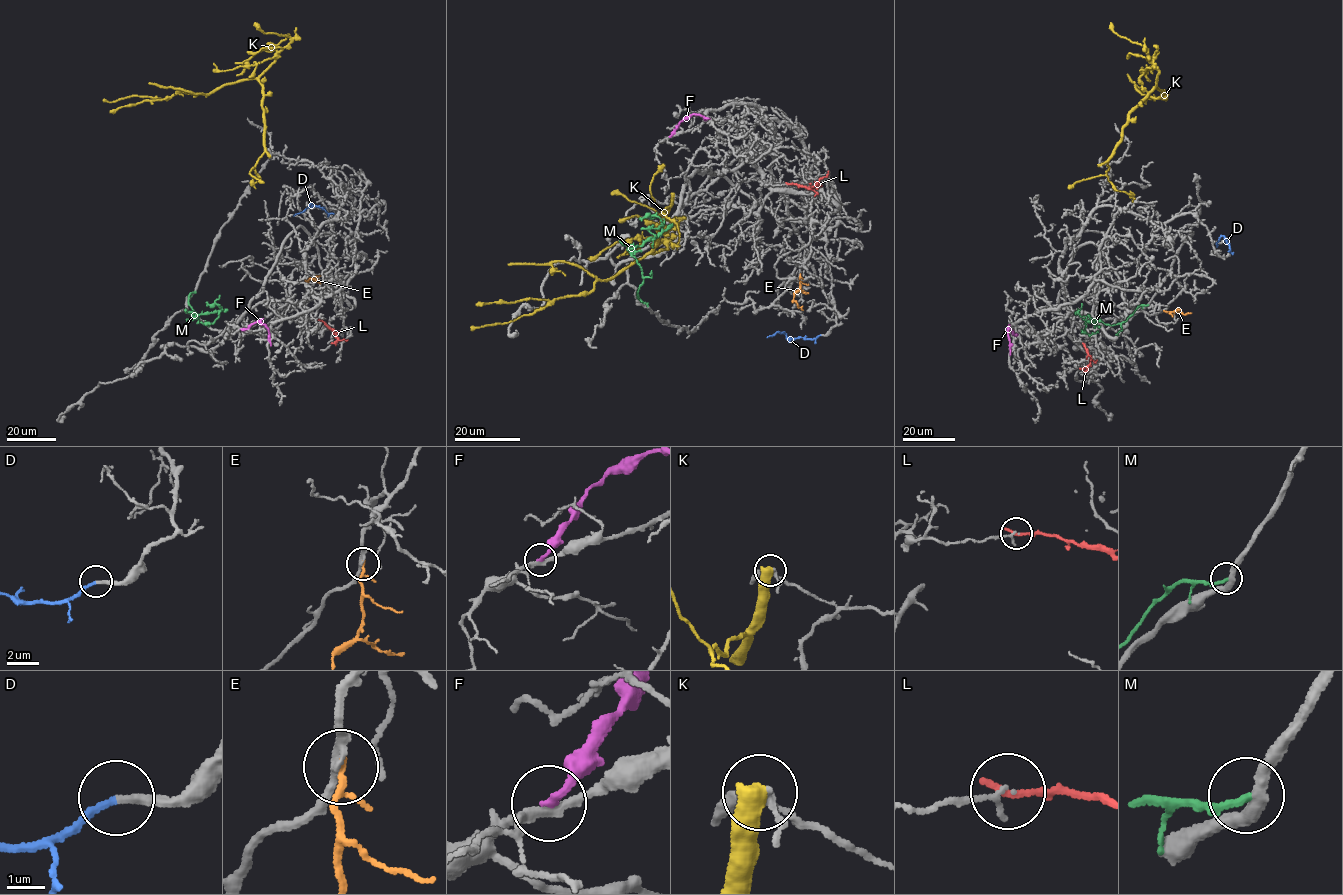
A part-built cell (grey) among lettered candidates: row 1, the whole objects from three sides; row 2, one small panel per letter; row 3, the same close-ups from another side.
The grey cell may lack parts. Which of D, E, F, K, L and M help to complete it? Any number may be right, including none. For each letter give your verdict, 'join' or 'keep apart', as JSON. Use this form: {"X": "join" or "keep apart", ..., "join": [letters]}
{"D": "join", "E": "keep apart", "F": "keep apart", "K": "keep apart", "L": "keep apart", "M": "keep apart", "join": ["D"]}

